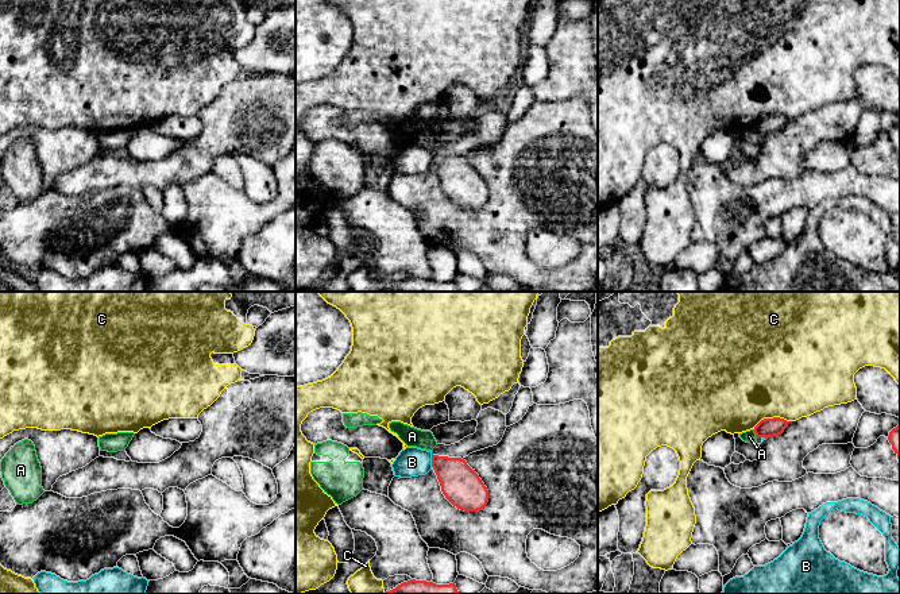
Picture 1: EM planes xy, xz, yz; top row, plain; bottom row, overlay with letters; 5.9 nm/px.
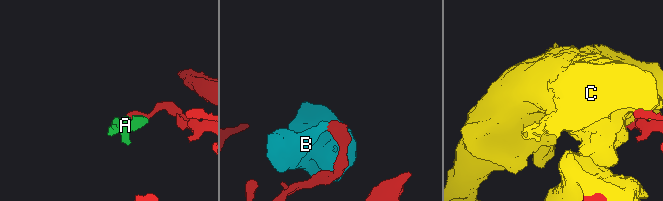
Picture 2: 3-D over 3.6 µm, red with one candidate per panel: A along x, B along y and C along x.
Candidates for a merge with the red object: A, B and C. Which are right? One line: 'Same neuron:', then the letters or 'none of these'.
Same neuron: none of these

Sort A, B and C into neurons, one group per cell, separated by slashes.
A / B / C

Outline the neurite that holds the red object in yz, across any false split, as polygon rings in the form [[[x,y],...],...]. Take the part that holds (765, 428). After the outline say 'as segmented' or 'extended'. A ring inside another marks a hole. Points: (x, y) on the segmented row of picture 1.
[[[780,417],[764,418],[754,427],[756,437],[773,437],[784,432],[791,421]]]; as segmented

